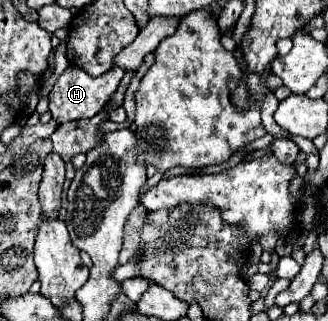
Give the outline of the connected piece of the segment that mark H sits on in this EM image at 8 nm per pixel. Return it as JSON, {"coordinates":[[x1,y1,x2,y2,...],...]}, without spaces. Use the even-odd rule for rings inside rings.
{"coordinates":[[70,65,58,77,58,81,56,81,56,85,52,87,52,93,50,93,50,113,52,113,54,121,56,123,68,123,68,121,94,117,110,101,112,93,116,91,116,87,122,81,122,77,124,77,122,69,110,69,100,77,90,77,86,71]]}

